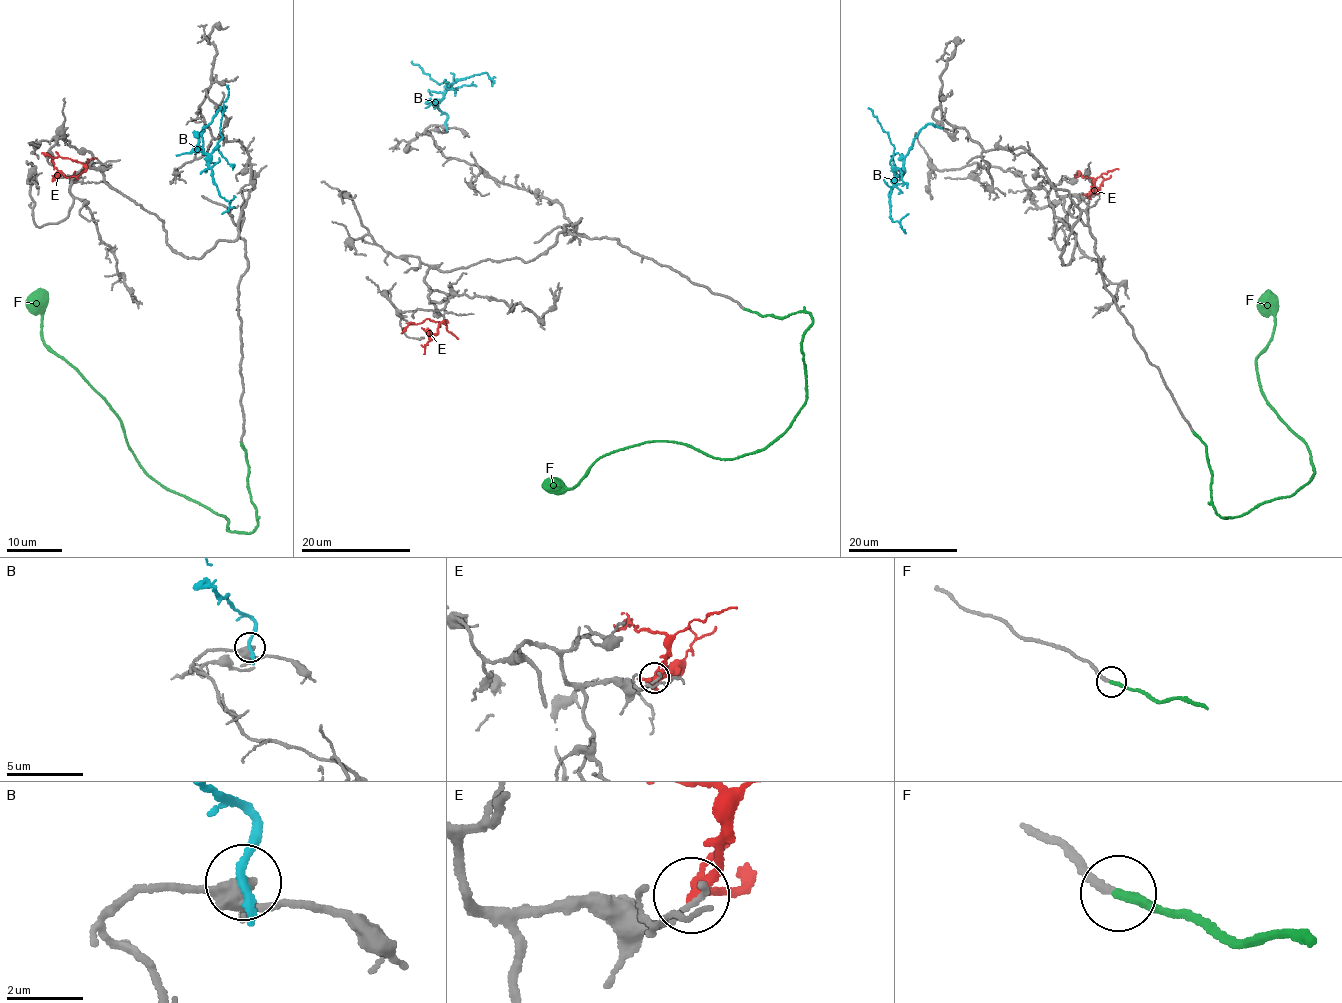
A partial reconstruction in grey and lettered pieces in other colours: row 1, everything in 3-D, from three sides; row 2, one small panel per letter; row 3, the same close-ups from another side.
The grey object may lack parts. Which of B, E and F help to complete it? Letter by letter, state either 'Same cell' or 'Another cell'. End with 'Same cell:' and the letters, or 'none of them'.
B: Another cell
E: Another cell
F: Same cell
Same cell: F

